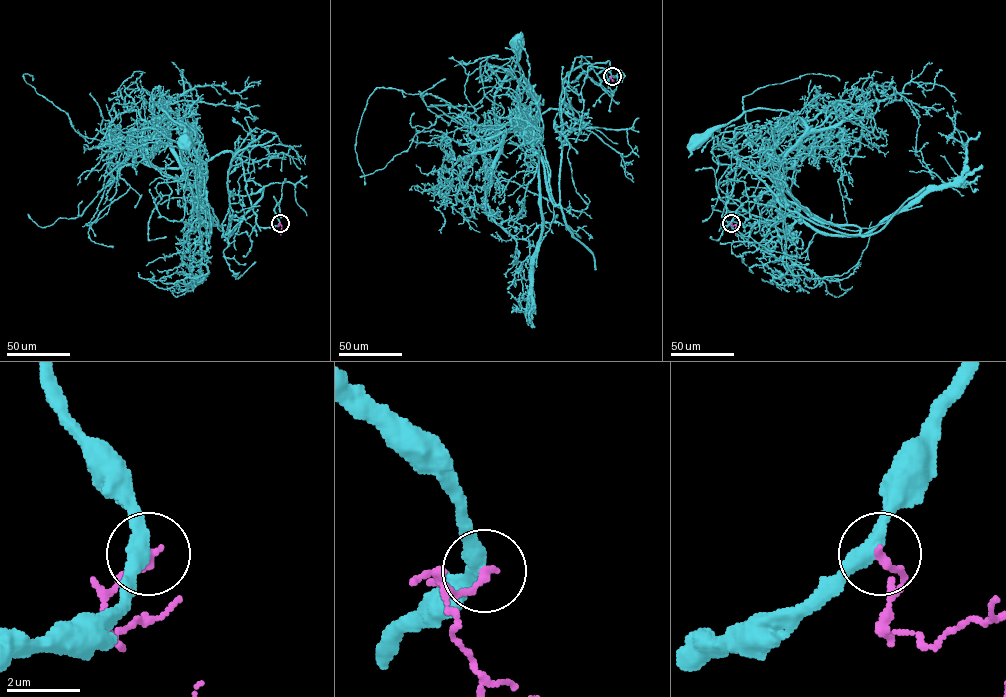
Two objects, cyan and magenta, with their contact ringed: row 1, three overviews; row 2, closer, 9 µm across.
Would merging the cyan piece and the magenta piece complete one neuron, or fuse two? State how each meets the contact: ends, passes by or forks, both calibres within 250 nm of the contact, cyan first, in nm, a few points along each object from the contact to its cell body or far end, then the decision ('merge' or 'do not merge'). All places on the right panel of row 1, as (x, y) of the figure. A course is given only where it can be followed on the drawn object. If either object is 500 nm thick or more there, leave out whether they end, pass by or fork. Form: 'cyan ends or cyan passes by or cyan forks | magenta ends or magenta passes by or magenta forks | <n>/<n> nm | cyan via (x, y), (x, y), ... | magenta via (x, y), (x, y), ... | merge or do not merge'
cyan passes by | magenta ends | 400/220 nm | cyan via (731, 222), (721, 227), (737, 157), (746, 165), (762, 141), (783, 166), (805, 124), (752, 108), (695, 141) | magenta via (731, 222), (732, 225), (736, 224), (735, 235) | do not merge

